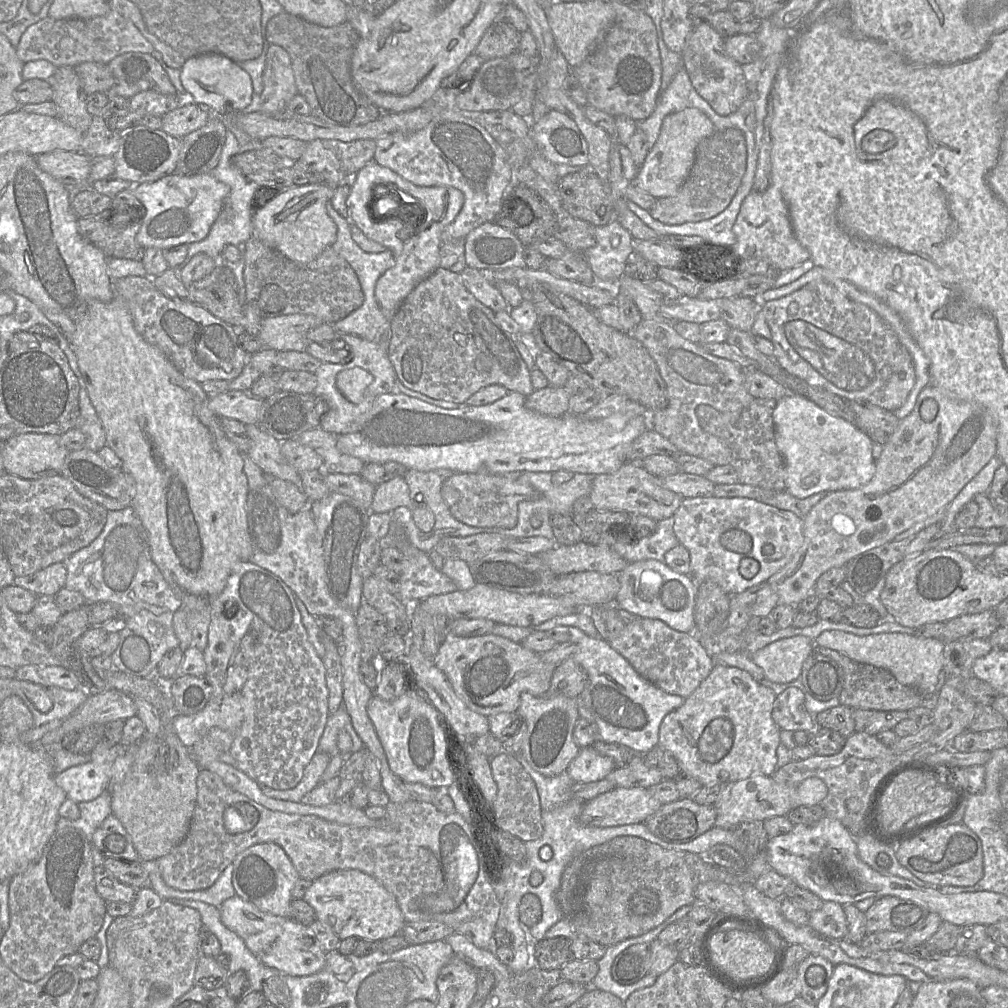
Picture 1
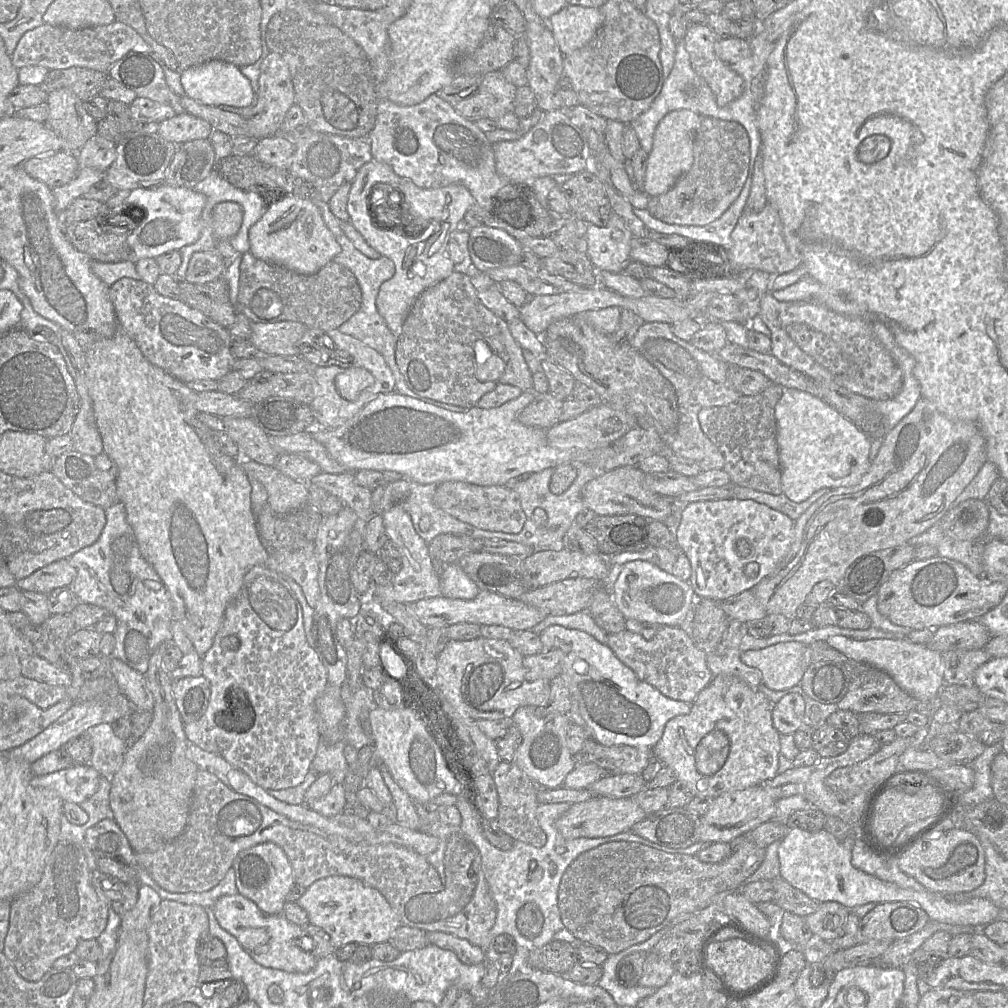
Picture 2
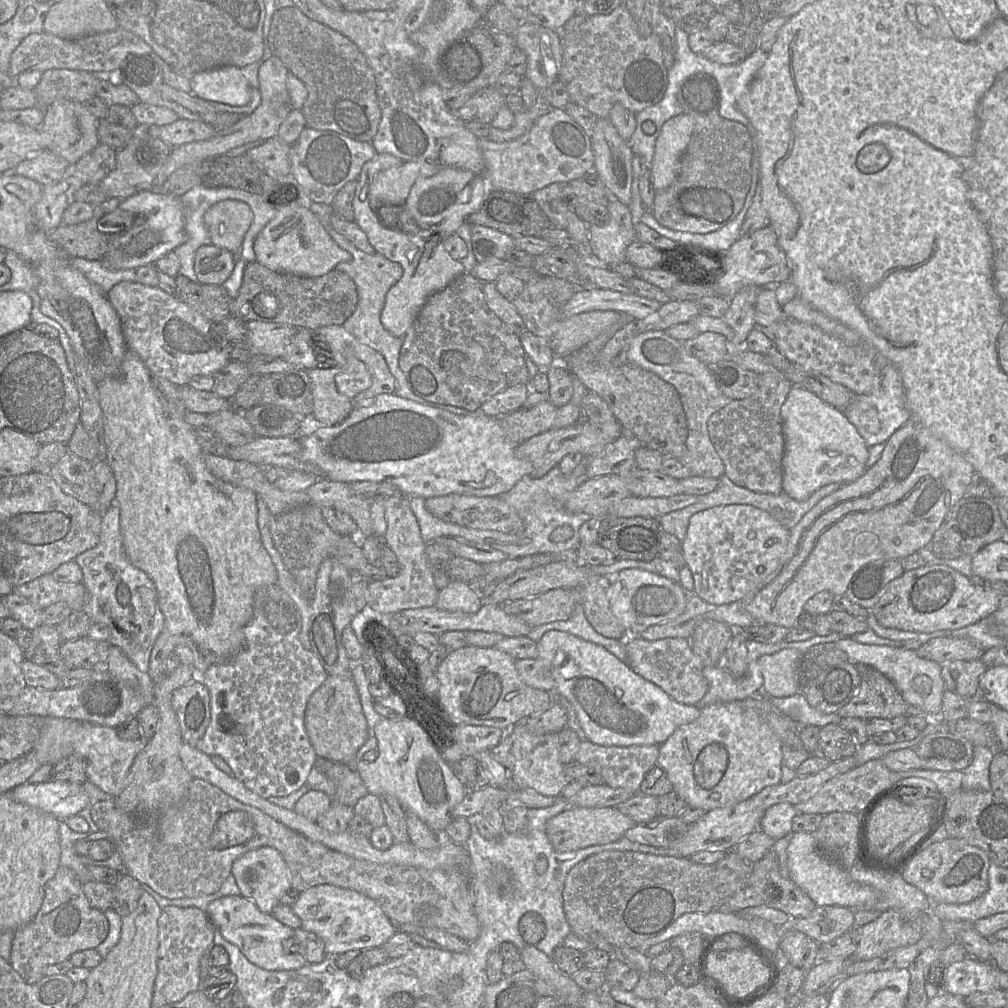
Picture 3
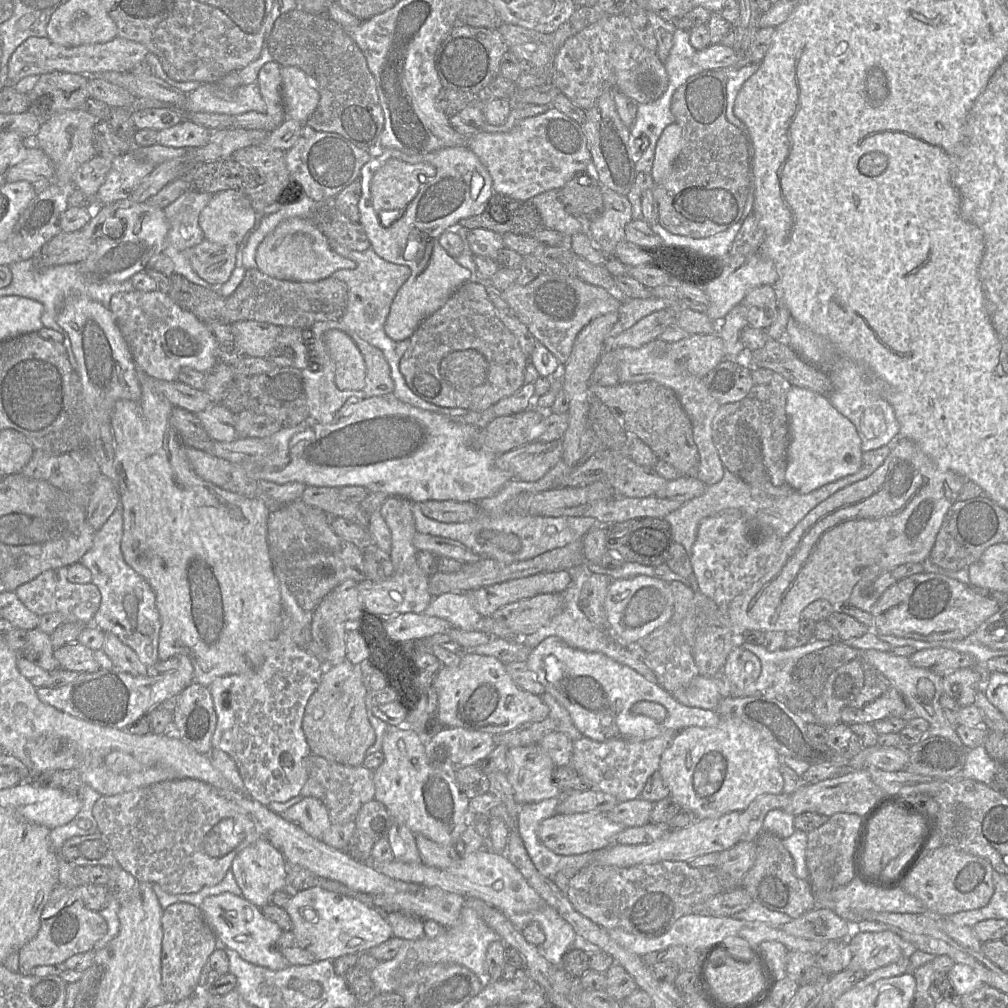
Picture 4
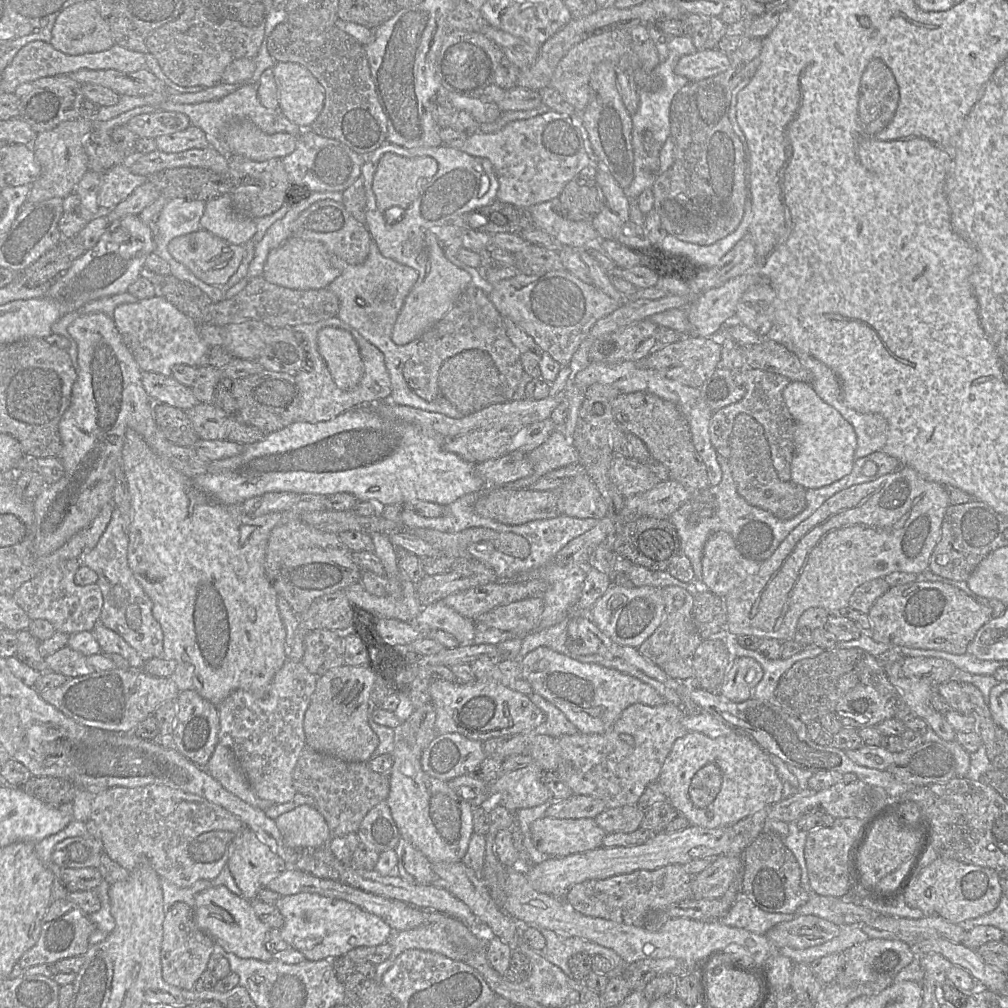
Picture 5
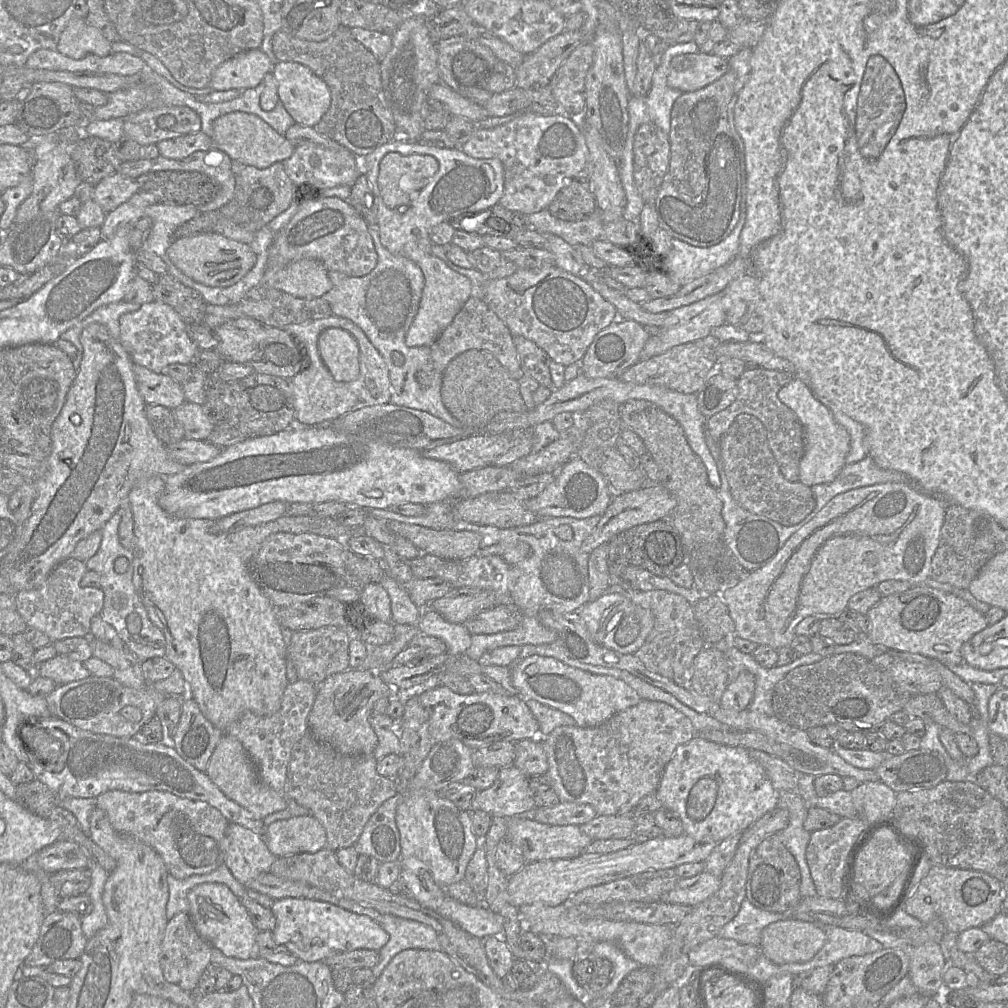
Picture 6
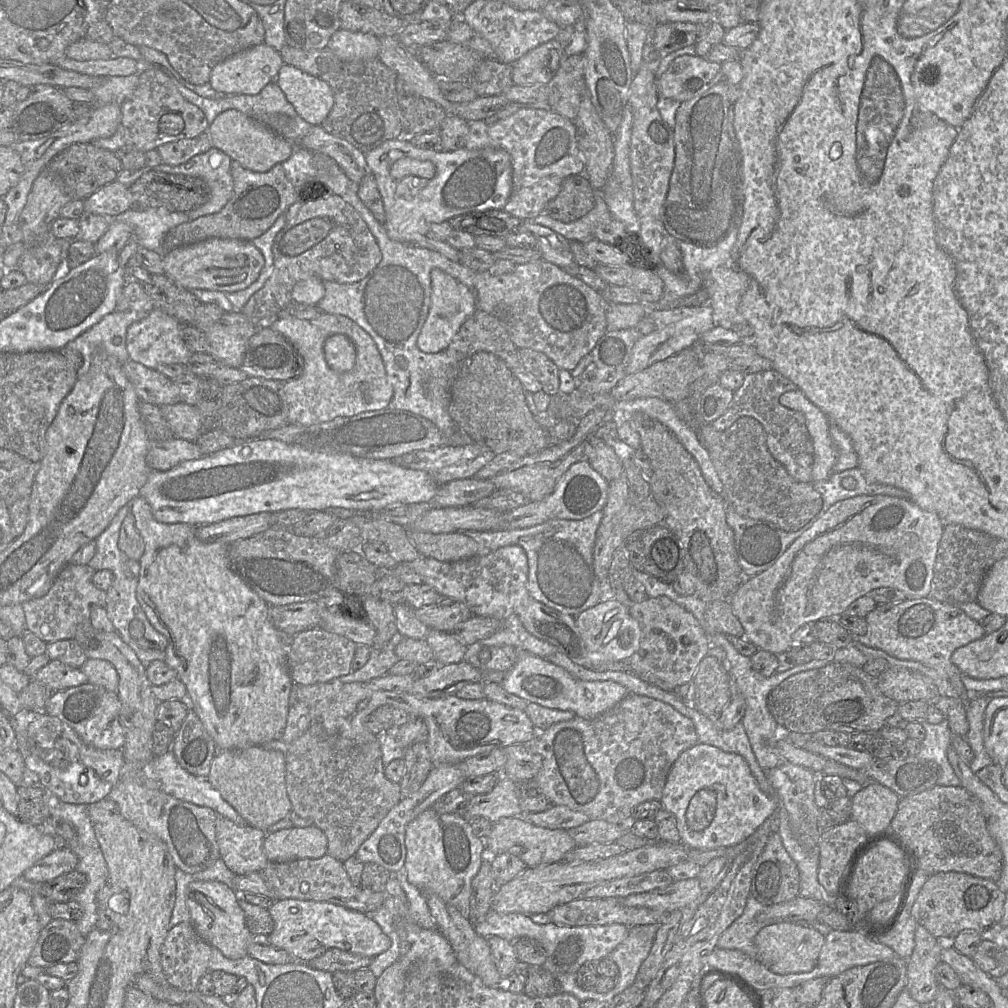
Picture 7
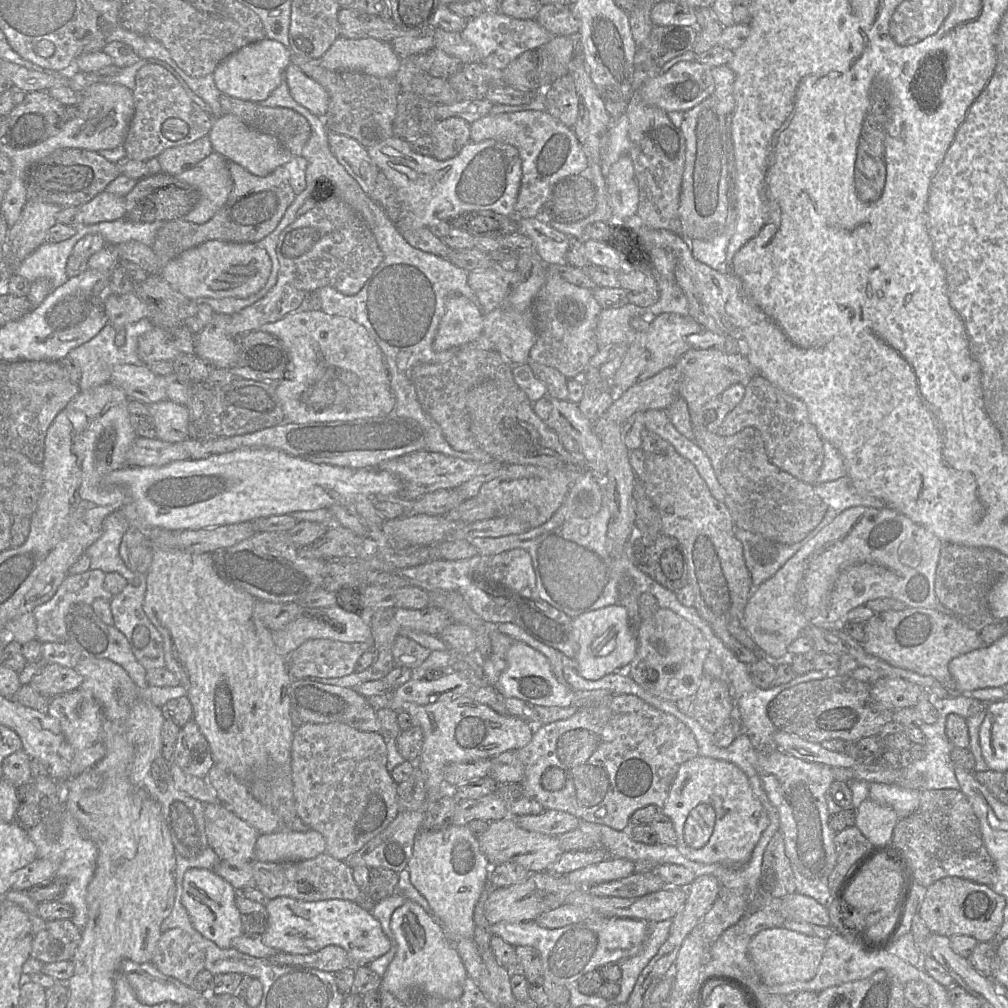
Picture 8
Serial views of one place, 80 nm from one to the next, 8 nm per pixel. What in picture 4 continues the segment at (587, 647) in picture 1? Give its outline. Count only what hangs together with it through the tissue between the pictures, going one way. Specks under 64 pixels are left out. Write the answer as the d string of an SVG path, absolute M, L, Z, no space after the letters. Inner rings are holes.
M556 636L543 640L534 648L526 660L528 668L535 674L537 681L543 685L545 691L552 695L570 714L576 728L583 736L592 740L603 742L621 738L632 742L653 739L665 730L680 731L687 727L713 727L721 717L714 710L688 707L678 702L671 693L659 684L645 679L635 670L621 664L601 652L586 652L572 648ZM640 701L655 702L665 707L667 716L662 723L645 716L631 712L631 707Z

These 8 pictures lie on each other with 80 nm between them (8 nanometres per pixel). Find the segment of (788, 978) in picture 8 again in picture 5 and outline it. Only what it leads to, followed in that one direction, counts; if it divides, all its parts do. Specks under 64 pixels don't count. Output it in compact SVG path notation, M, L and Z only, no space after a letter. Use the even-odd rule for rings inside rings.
M807 915L796 916L789 922L779 923L765 935L776 948L790 947L802 950L826 943L838 936L839 932L839 925Z

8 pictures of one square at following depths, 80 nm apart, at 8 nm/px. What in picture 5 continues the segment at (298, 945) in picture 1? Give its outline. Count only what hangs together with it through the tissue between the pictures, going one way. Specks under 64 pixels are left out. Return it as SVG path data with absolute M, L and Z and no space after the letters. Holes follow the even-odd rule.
M220 885L202 890L195 896L194 919L199 929L208 934L225 952L240 958L270 961L273 955L265 947L265 937L272 928L256 916L251 901L237 896L226 886Z

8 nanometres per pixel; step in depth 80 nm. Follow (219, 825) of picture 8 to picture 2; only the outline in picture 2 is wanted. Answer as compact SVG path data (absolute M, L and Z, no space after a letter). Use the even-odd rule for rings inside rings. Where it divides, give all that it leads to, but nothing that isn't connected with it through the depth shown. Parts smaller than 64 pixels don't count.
M267 842L243 850L234 859L232 869L239 894L253 901L265 914L282 914L286 895L295 880L291 864L279 846Z

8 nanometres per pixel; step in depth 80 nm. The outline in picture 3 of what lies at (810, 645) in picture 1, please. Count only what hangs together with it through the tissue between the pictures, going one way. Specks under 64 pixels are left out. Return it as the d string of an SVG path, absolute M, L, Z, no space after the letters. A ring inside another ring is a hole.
M786 648L763 655L758 664L764 679L762 692L768 696L786 697L798 693L798 667L803 653Z

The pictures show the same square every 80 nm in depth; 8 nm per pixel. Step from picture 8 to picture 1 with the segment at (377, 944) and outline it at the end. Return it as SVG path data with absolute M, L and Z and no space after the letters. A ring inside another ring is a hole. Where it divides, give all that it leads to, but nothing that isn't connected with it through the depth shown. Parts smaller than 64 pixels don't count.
M357 869L336 870L315 879L304 894L303 900L313 907L316 919L329 926L340 940L359 936L363 939L382 941L399 934L405 924L394 895L376 878Z

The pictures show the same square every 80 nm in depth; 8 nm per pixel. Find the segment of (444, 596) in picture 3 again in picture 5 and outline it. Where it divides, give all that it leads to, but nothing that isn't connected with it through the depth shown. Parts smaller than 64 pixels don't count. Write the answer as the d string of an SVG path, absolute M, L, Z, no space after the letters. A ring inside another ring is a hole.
M443 599L423 607L414 623L425 633L443 630L451 634L459 646L472 645L477 628L475 620L463 617Z

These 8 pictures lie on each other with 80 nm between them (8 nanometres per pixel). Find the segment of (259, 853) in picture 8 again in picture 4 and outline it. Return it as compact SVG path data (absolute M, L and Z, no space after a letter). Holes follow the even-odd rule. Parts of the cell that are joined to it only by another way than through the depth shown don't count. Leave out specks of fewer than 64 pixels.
M303 798L299 803L281 813L285 821L301 827L310 836L321 839L331 825L328 810L320 799Z

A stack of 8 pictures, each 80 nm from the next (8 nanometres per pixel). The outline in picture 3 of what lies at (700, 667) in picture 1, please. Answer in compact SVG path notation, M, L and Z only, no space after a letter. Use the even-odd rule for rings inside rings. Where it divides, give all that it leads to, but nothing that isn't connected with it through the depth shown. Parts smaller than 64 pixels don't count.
M626 636L627 664L644 679L662 688L675 701L695 705L708 690L703 675L704 665L691 647L689 639L664 638L645 640L640 636Z

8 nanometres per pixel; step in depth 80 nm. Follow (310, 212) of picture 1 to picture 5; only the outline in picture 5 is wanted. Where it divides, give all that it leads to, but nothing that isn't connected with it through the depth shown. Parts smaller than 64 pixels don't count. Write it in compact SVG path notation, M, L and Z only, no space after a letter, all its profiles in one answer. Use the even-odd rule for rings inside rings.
M290 237L269 252L262 276L268 282L278 286L294 290L310 290L328 287L340 273L332 266L331 255L322 243Z

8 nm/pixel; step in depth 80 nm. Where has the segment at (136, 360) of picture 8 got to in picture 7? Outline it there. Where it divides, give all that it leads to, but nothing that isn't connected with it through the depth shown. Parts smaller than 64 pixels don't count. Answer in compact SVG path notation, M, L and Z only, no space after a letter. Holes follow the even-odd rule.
M114 310L74 340L68 342L66 347L77 352L82 358L82 365L77 371L77 378L88 371L92 355L96 350L104 350L122 365L129 361L125 346L127 329L132 323L141 320L147 314L137 311L119 312ZM117 336L123 339L120 345L115 345L113 342Z

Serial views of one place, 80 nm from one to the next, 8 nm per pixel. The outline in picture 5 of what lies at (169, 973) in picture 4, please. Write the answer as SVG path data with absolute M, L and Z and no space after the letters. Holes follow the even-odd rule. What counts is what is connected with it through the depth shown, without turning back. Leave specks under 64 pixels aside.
M176 902L166 912L163 922L161 965L164 981L188 991L194 989L201 974L207 969L211 955L218 948L215 941L196 925L193 908L184 902Z

